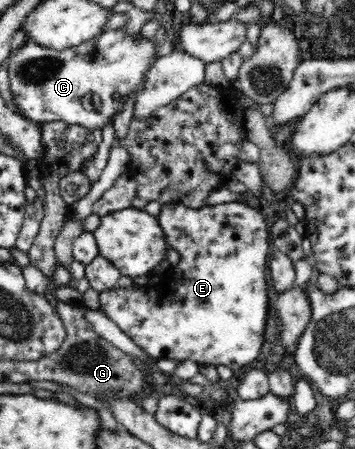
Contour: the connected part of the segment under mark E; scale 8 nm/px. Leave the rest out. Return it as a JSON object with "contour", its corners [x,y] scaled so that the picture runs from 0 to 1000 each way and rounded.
{"contour":[[[687,448],[648,452],[625,452],[625,457],[603,457],[603,461],[575,461],[558,465],[530,465],[515,457],[456,457],[454,477],[445,483],[451,503],[459,508],[476,548],[485,557],[501,559],[513,579],[496,595],[485,595],[476,610],[454,615],[456,628],[439,633],[420,633],[408,639],[372,641],[366,646],[324,641],[313,648],[293,648],[282,655],[285,682],[279,690],[315,708],[372,759],[392,768],[417,791],[437,802],[476,800],[476,802],[532,802],[561,815],[620,811],[642,815],[648,824],[676,824],[696,817],[715,802],[732,795],[732,782],[744,773],[744,751],[749,753],[749,737],[755,719],[766,719],[769,702],[769,661],[755,650],[755,617],[749,617],[749,579],[761,577],[766,548],[758,510],[749,506],[744,483],[715,470],[715,463],[699,461]]]}

